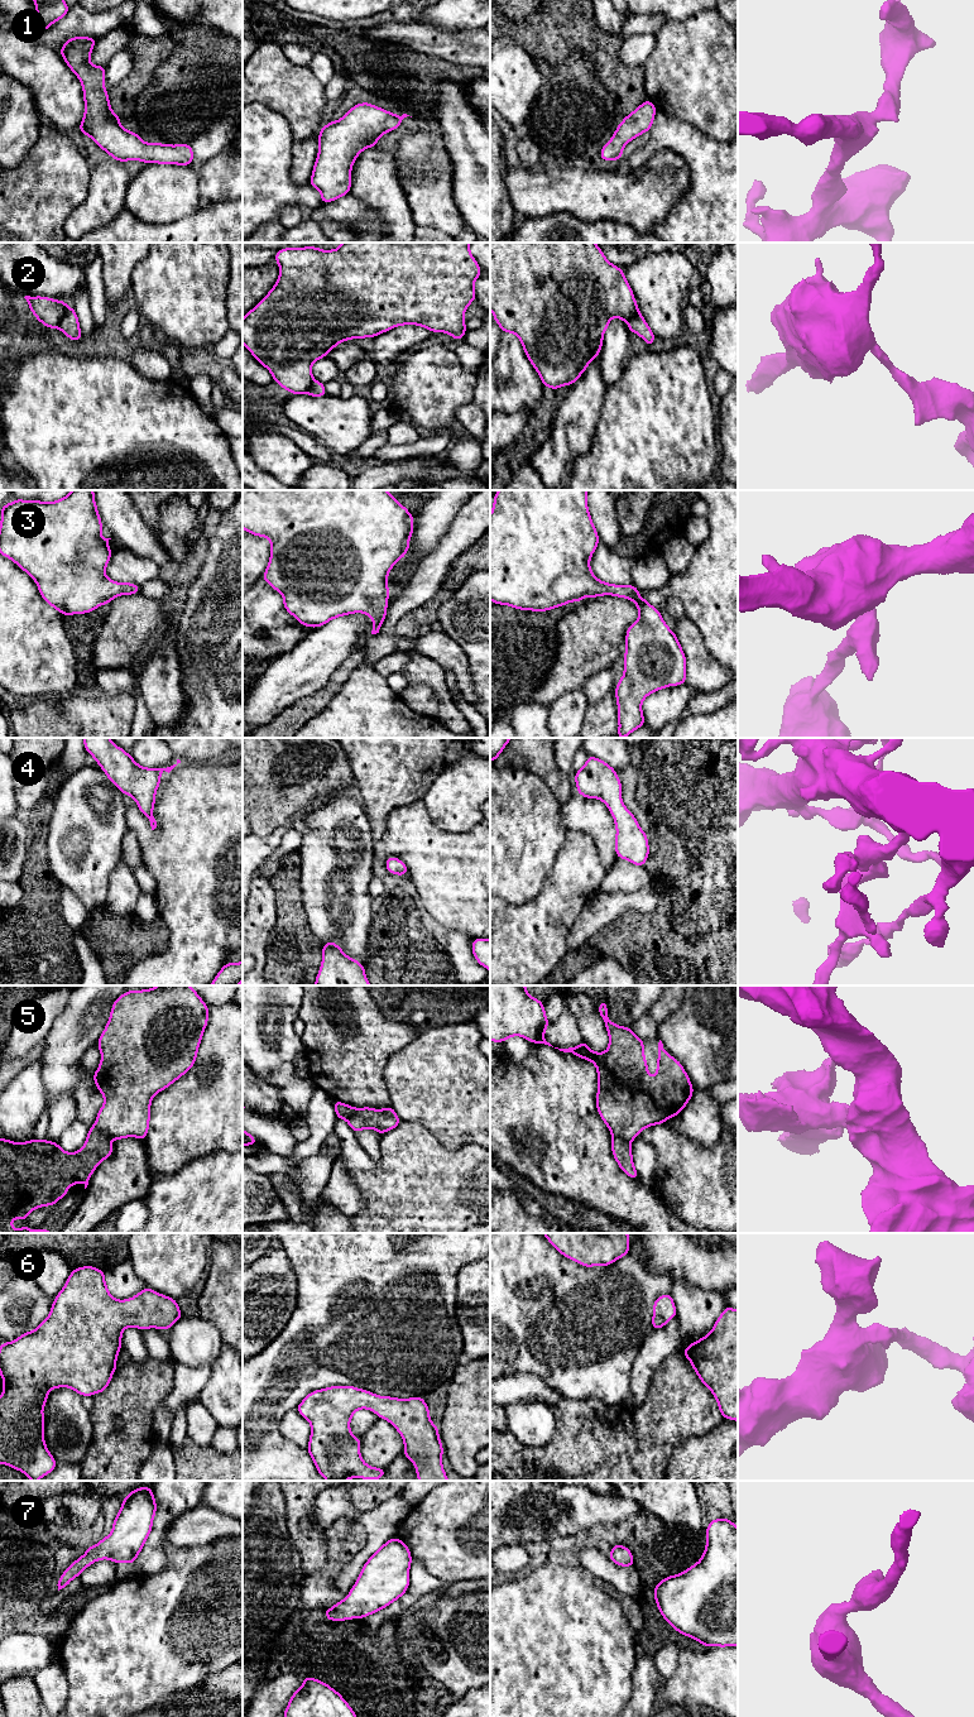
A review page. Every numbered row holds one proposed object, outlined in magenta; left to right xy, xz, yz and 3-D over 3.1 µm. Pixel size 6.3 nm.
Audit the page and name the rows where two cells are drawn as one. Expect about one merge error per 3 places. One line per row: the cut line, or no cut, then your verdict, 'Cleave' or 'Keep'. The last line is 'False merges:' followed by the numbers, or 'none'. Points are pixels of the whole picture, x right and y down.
1: No split. Keep
2: Split along xy (68, 307), (56, 326). Cleave
3: No split. Keep
4: No split. Keep
5: Split along yz (613, 1135), (629, 1142). Cleave
6: No split. Keep
7: No split. Keep
False merges: 2, 5

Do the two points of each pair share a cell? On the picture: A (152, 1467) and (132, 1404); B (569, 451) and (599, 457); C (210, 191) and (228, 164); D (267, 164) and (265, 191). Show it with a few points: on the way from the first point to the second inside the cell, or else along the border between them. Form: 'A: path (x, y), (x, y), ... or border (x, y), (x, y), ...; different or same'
A: border (157, 1442), (139, 1467); different
B: border (596, 426), (593, 433), (591, 447), (569, 468); different
C: path (216, 185), (228, 171); same
D: path (265, 171), (265, 185); same

